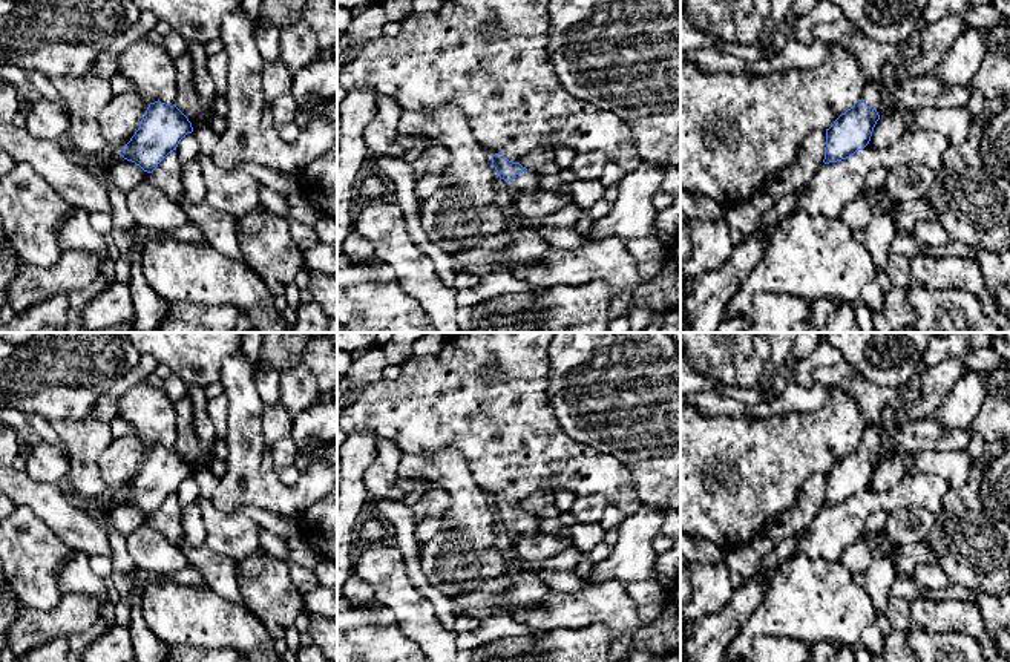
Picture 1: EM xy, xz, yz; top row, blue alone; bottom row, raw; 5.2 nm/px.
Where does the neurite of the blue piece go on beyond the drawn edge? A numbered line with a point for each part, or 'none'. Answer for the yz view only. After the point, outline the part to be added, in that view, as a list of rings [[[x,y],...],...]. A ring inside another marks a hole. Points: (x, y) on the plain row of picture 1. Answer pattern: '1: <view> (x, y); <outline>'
1: yz (874, 435); [[[909,389],[881,411],[877,421],[866,426],[861,443],[872,452],[883,447],[889,431],[904,417],[904,412],[918,401],[920,389]]]

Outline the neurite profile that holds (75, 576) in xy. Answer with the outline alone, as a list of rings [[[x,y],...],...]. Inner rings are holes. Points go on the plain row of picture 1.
[[[72,550],[66,558],[58,576],[58,588],[61,595],[86,593],[100,601],[100,619],[106,622],[107,630],[115,625],[113,604],[106,596],[106,585],[90,565],[89,555],[81,550]]]

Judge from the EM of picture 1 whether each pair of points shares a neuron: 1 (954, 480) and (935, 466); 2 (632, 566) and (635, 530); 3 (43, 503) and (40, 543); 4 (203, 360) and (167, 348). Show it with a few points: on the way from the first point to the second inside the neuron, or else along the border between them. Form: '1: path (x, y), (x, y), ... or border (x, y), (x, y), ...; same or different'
1: path (949, 475), (940, 466); same
2: path (633, 557), (635, 540); same
3: border (16, 504), (26, 506), (68, 547); different
4: path (193, 351), (190, 348), (177, 348); same

